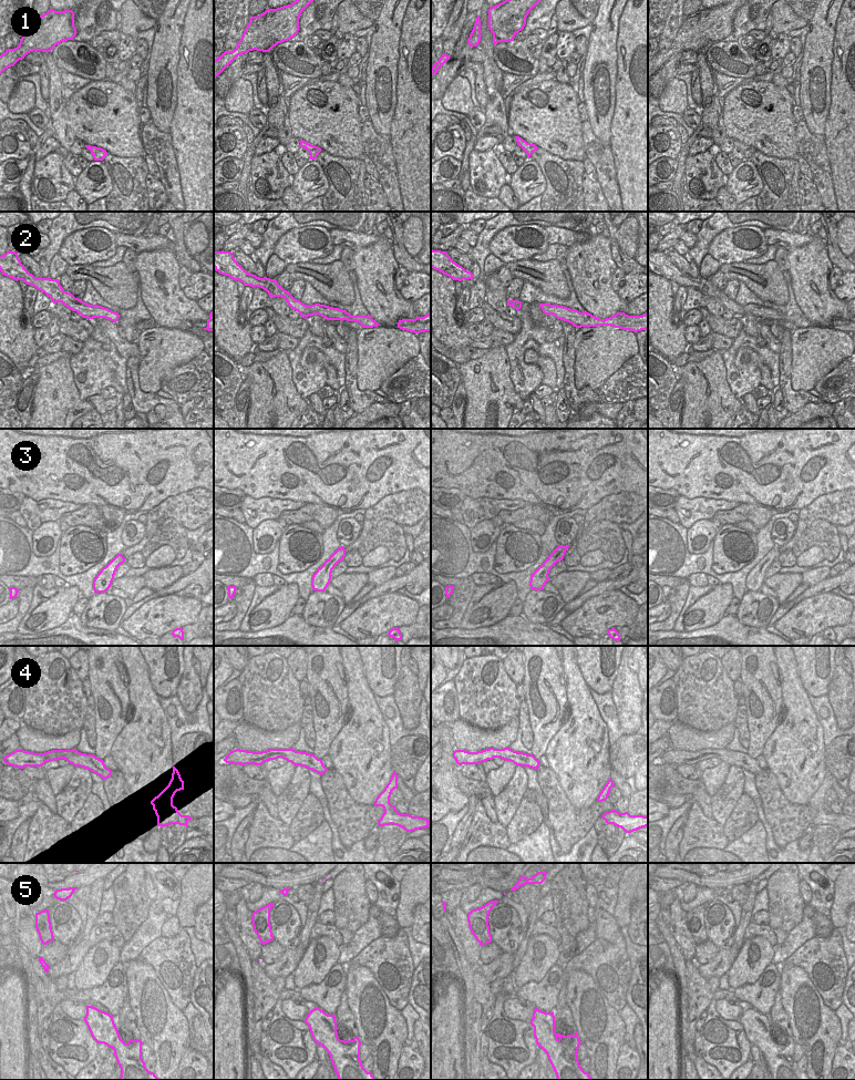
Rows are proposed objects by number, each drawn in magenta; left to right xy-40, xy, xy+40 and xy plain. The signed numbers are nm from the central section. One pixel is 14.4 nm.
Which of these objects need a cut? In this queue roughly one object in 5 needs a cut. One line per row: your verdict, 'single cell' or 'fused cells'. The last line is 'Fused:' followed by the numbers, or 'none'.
1: fused cells
2: single cell
3: single cell
4: single cell
5: single cell
Fused: 1

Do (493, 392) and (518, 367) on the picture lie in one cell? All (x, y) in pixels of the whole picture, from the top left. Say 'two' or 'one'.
two

